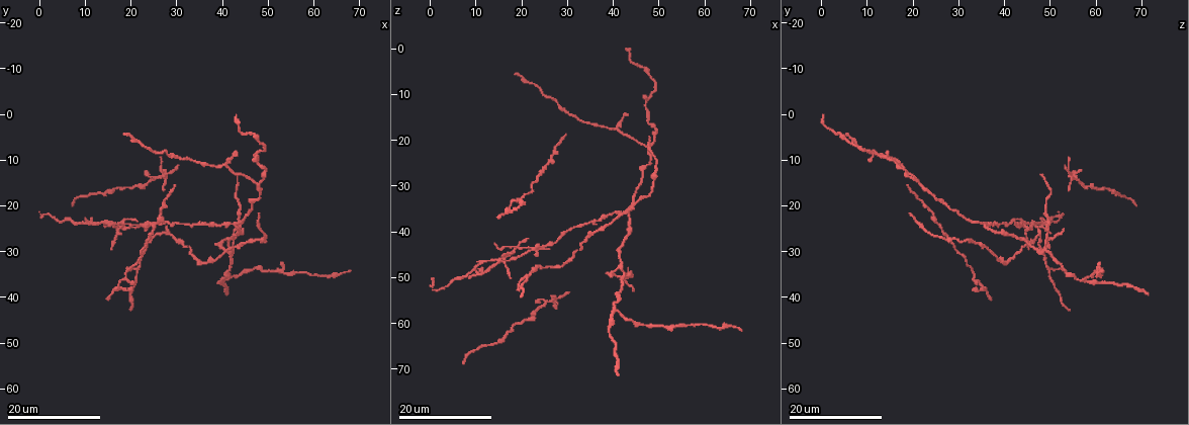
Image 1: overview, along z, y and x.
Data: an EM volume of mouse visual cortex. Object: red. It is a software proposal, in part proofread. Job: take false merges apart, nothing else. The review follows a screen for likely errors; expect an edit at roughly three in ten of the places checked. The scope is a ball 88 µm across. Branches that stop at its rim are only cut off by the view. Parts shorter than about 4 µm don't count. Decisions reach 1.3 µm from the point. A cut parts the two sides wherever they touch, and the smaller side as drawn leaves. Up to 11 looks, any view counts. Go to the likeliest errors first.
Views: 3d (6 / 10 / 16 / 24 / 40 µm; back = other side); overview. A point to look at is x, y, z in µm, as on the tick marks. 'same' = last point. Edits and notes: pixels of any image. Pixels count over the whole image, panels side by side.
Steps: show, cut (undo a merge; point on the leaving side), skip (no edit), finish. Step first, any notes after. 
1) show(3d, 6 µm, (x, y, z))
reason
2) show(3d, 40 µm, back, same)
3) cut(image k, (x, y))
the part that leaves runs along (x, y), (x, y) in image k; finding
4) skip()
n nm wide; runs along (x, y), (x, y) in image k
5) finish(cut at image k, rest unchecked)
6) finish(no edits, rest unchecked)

show(3d, 16 µm, (27.0, 13.5, 55.0))
looks like a crossing

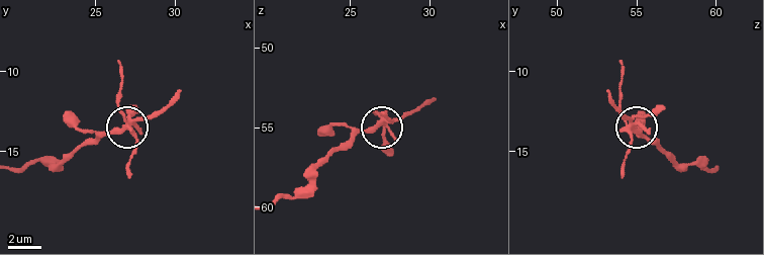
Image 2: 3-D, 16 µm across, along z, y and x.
show(3d, 6 µm, (26.6, 13.7, 55.0))
closer look

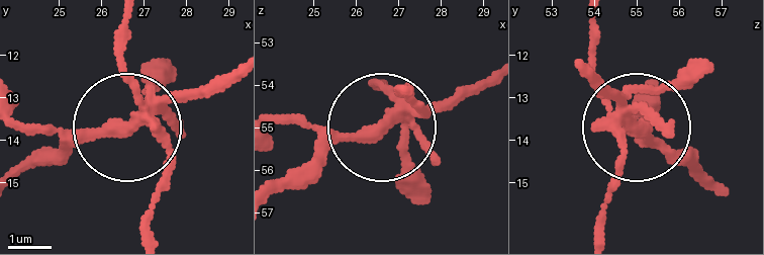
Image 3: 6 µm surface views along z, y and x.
cut(image 3, (119, 65))
290 nm wide; the part that leaves runs along (146, 112), (128, 62), (128, 18) in image 3; two neurons meet here

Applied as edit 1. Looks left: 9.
show(3d, 16 µm, (23.0, 24.5, 44.5))
arms run side by side

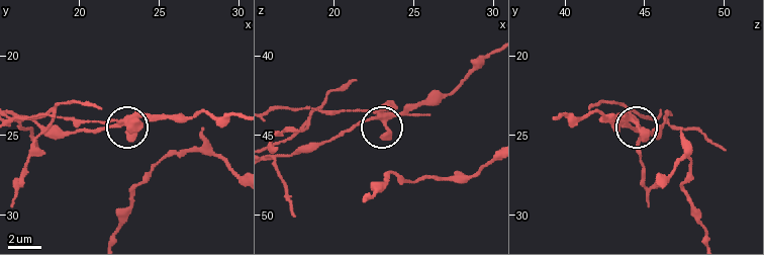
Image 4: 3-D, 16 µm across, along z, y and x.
show(3d, 6 µm, (23.1, 24.1, 44.3))
closer look

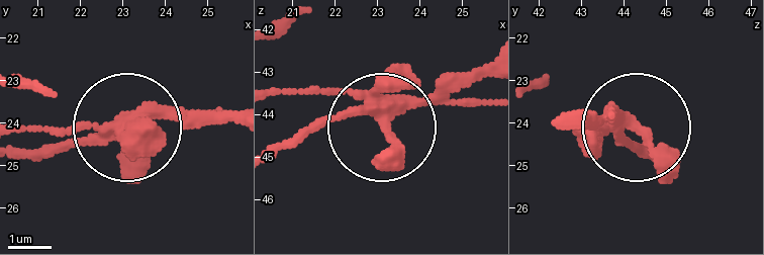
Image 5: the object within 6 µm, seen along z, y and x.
show(3d, 6 µm, back, (23.15, 24.10, 44.15))
from behind

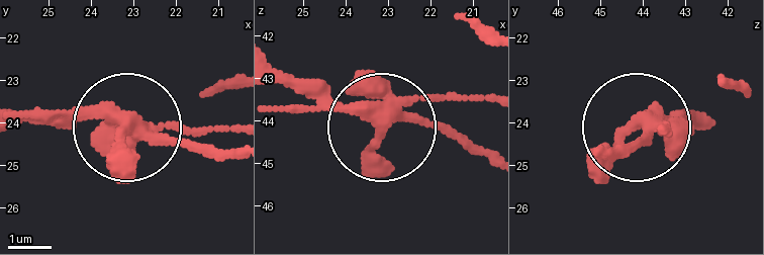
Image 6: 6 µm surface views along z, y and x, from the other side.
cut(image 6, (48, 122))
side arm 31 µm; the part that leaves runs along (113, 109), (229, 131) in image 6; a second neuron is stuck on

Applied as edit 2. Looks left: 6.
show(3d, 16 µm, (41.0, 11.0, 17.0))
three arms meet

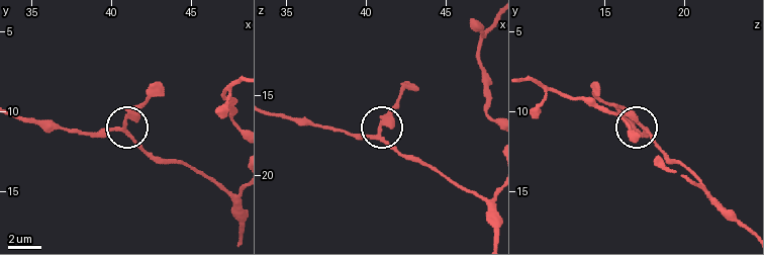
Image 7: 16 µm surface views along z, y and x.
show(3d, 10 µm, (40.8, 10.8, 17.3))

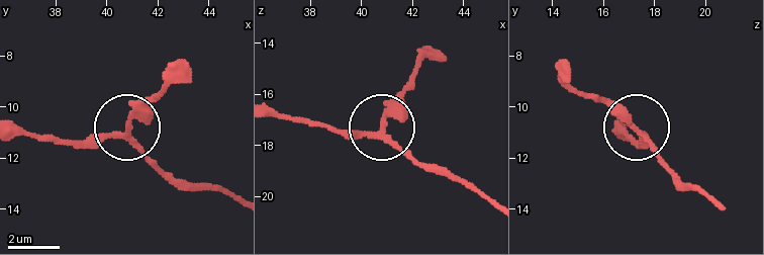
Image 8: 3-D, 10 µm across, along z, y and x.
show(3d, 6 µm, (40.9, 10.9, 17.2))

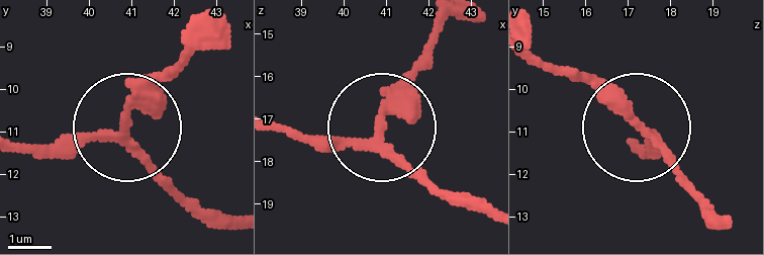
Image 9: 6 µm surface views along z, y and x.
skip()
3 arms; runs along (729, 224), (601, 93), (551, 65) in image 9; all the same neuron

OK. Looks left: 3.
show(3d, 16 µm, (48.0, 15.5, 21.5))
three-way junction

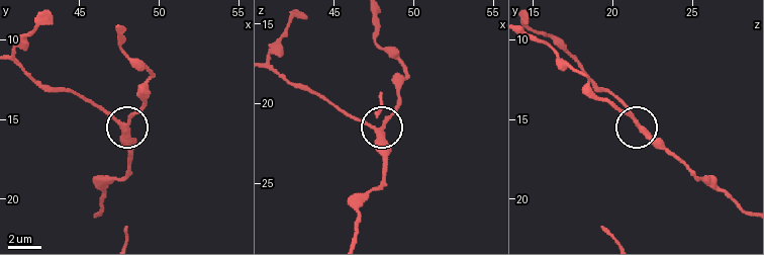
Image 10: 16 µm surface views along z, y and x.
show(3d, 10 µm, (47.9, 15.3, 21.5))
zoom in

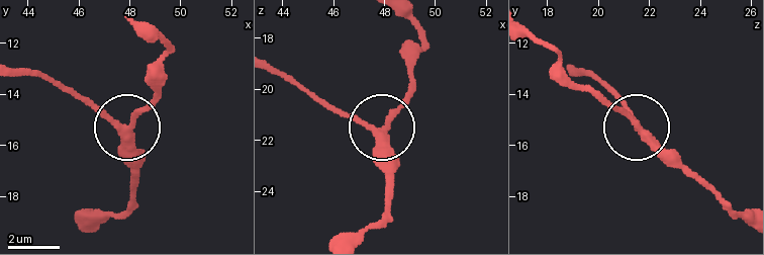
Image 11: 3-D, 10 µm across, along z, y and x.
skip()
3 arms; continuous, no second neuron

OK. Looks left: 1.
finish(cut at image 3, cut at image 6, rest unchecked)

